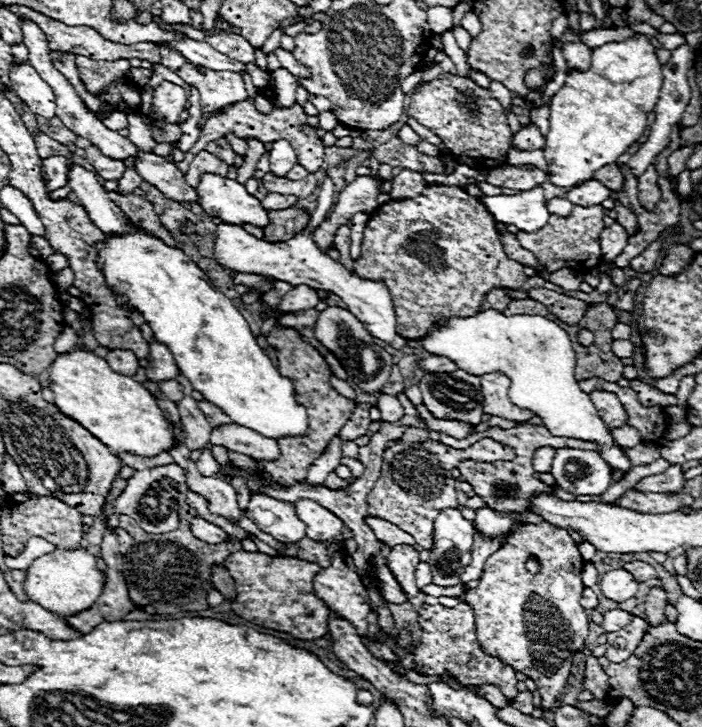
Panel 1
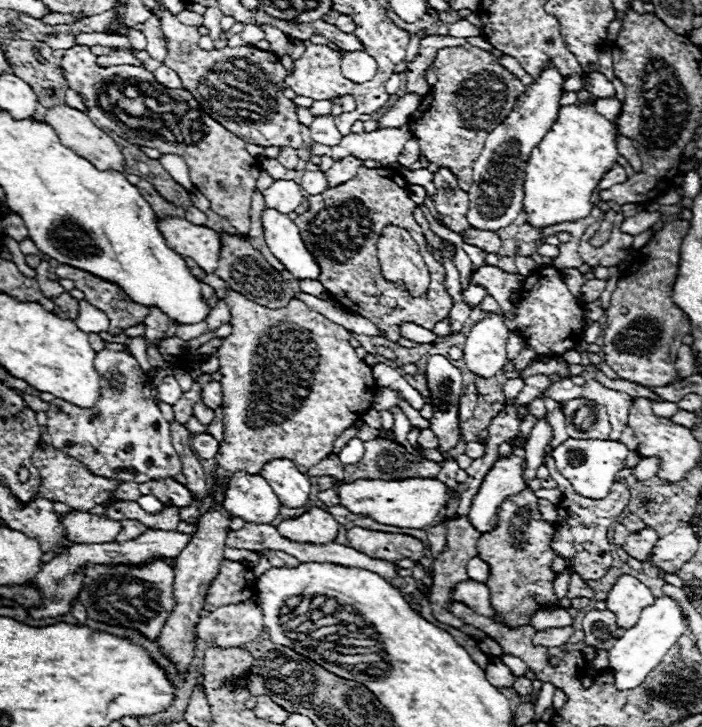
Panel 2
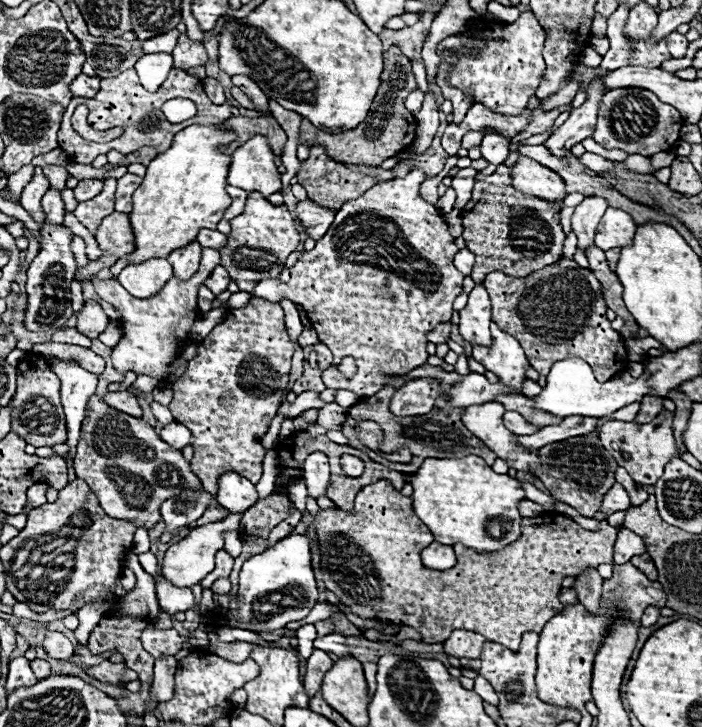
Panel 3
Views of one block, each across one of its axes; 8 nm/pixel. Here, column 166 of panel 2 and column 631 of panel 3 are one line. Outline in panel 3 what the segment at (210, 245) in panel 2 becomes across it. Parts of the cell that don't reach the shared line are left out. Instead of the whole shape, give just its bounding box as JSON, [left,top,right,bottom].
[594,208,638,252]

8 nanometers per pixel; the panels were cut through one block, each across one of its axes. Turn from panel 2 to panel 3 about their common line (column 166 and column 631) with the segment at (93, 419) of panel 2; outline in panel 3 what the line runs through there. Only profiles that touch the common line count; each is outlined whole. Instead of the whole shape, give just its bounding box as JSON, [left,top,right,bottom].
[600,410,678,486]

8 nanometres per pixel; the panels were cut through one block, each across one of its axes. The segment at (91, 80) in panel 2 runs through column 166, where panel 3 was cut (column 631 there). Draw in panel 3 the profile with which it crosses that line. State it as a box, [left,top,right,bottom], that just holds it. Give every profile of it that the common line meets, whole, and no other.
[594,88,684,158]

